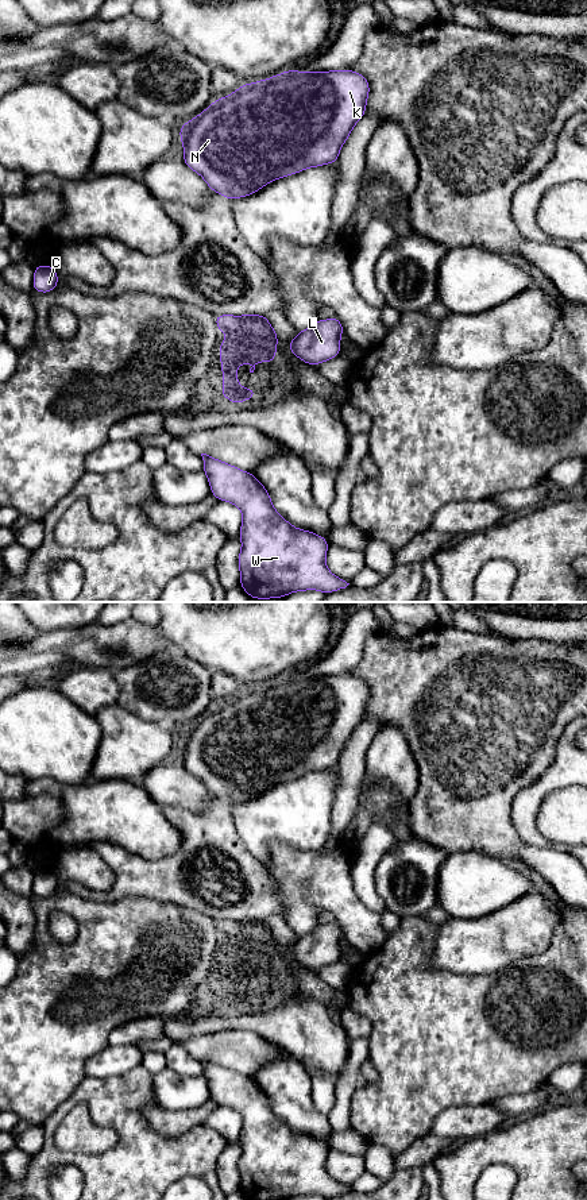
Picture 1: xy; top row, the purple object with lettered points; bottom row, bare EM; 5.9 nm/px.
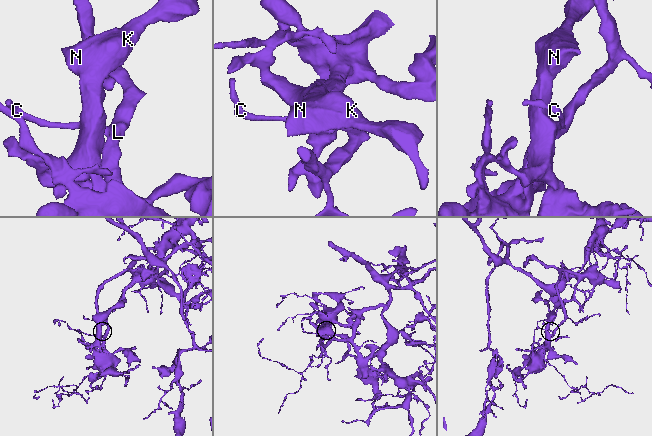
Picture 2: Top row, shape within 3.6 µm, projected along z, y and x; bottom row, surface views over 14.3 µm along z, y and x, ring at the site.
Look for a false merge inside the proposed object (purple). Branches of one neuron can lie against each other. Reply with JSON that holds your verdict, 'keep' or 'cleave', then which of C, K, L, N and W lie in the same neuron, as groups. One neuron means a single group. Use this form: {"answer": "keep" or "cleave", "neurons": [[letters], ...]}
{"answer": "cleave", "neurons": [["C", "L"], ["K", "N", "W"]]}

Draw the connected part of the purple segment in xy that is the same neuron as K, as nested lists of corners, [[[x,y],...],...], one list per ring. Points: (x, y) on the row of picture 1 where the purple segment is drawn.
[[[347,69],[287,70],[242,85],[179,128],[184,162],[217,194],[228,200],[250,196],[270,181],[337,162],[341,146],[366,112],[368,93],[366,77]]]

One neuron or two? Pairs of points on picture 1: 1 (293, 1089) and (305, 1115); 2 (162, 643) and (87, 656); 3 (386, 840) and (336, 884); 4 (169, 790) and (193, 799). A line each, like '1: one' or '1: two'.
1: one
2: one
3: two
4: one

